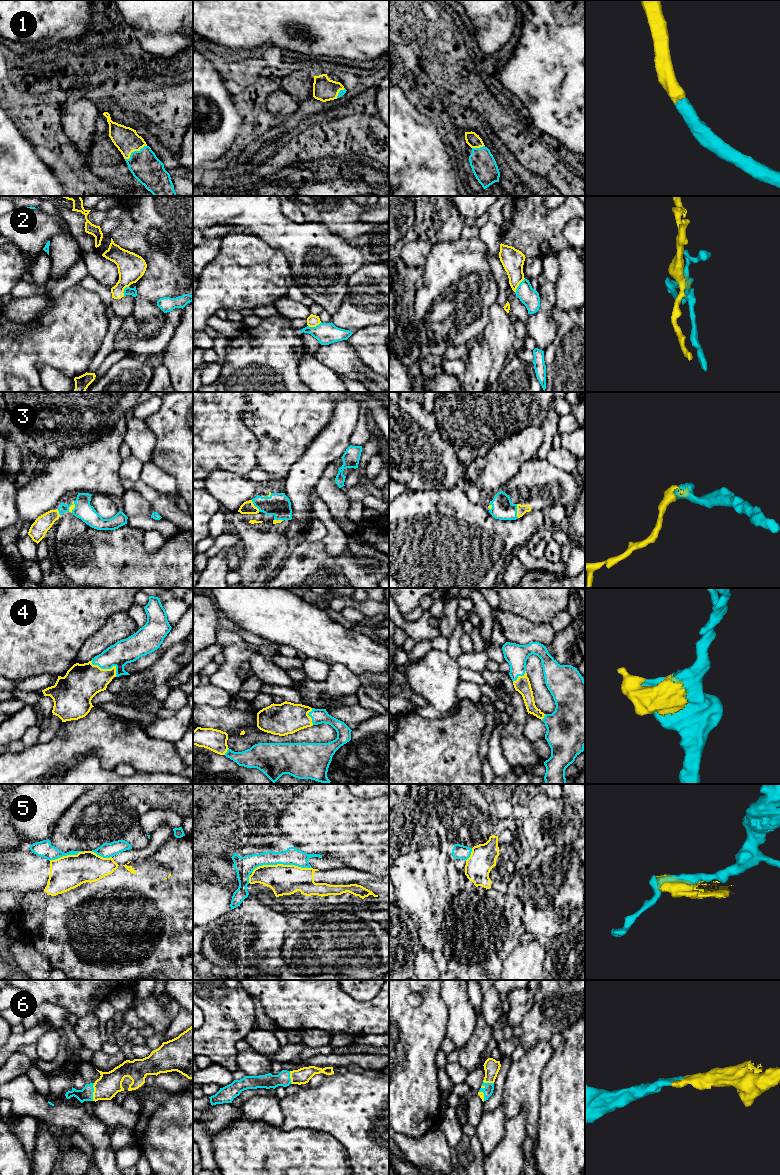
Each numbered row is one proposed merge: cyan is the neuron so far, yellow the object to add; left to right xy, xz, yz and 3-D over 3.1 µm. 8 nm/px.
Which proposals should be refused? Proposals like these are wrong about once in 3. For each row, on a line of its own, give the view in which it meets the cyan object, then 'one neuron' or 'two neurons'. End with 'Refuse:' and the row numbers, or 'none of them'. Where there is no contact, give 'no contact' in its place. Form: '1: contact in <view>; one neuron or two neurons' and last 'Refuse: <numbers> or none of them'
1: contact in xy; one neuron
2: contact in yz; two neurons
3: contact in yz; one neuron
4: contact in xy; one neuron
5: contact in xz; two neurons
6: contact in xy; one neuron
Refuse: 2, 5

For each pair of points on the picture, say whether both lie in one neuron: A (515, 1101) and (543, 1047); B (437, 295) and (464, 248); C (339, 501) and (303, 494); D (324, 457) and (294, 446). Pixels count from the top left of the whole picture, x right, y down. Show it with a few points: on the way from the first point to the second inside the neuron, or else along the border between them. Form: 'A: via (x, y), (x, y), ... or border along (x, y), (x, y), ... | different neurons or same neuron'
A: via (521, 1088), (523, 1077), (534, 1060) | same neuron
B: via (449, 283), (457, 275), (464, 260) | same neuron
C: border along (323, 472), (314, 487), (313, 493) | different neurons
D: border along (319, 431), (305, 452), (290, 468) | different neurons

